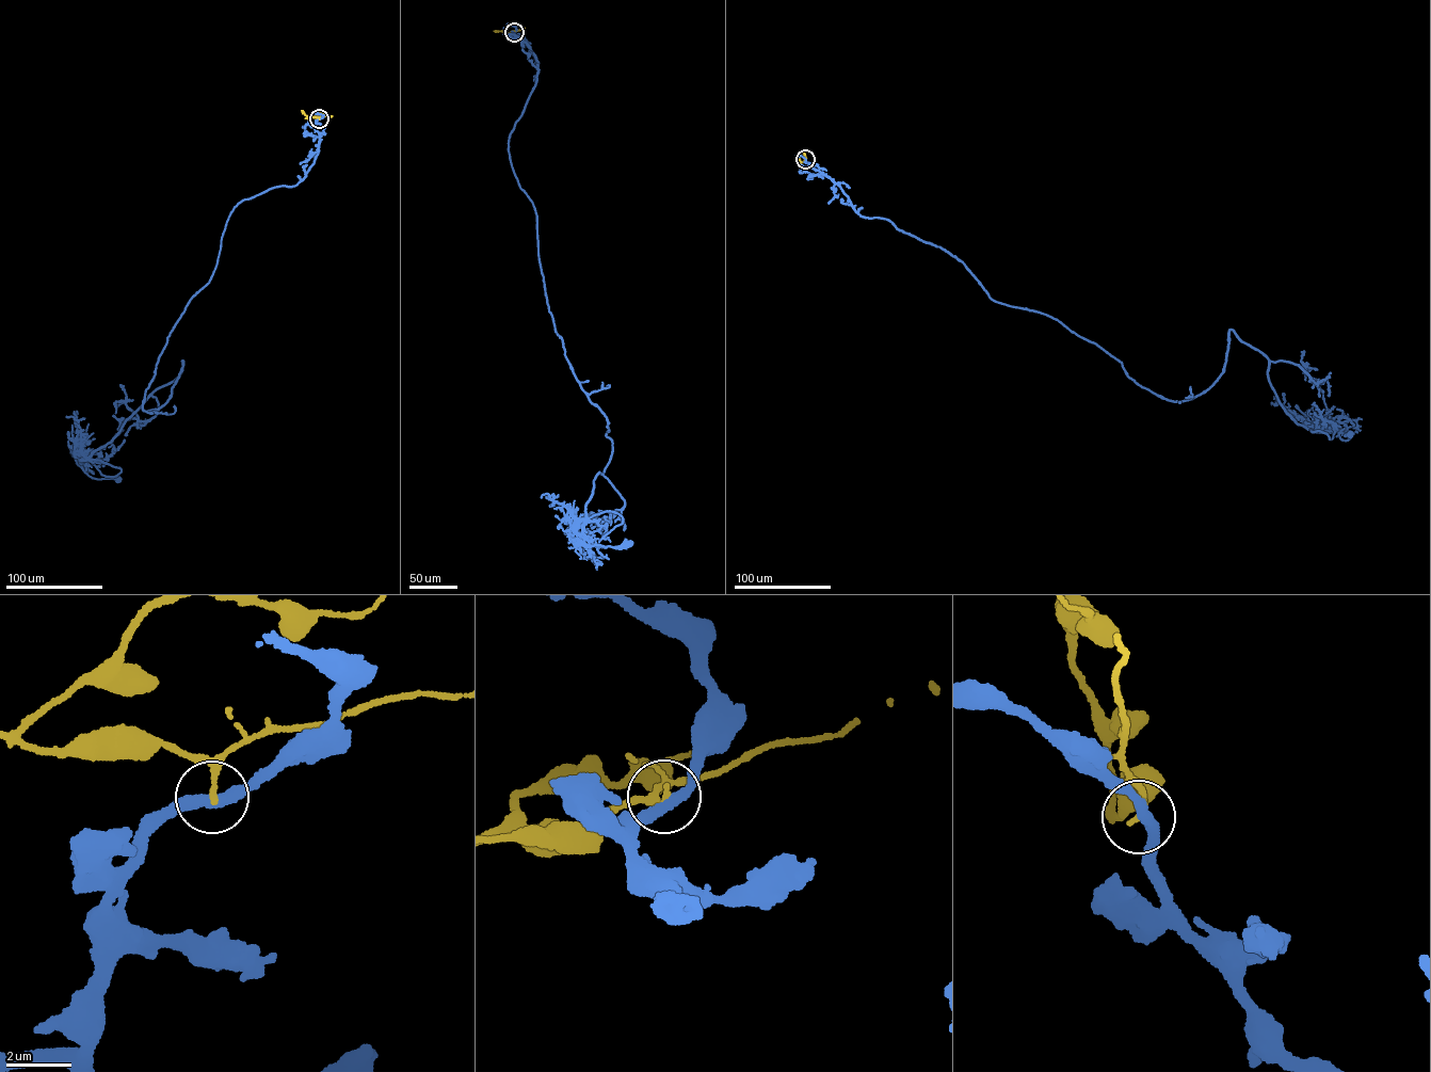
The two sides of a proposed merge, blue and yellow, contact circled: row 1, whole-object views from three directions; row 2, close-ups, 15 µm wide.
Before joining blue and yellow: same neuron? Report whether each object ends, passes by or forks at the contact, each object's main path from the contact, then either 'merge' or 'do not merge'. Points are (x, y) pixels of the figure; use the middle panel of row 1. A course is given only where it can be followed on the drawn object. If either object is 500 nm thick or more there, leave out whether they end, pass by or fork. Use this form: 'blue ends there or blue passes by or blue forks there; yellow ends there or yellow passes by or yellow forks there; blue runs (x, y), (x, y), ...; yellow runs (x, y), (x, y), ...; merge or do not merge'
blue passes by; yellow ends there; blue runs (514, 32), (539, 70), (510, 159), (535, 210), (556, 331), (612, 443), (583, 532), (590, 546), (629, 543); yellow runs (514, 31), (494, 31); do not merge

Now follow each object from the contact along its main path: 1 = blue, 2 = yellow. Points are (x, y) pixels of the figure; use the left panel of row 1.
1: (319, 118), (305, 177), (230, 212), (142, 409), (166, 401), (182, 361), (79, 461), (117, 479)
2: (319, 118), (307, 117), (301, 110)

